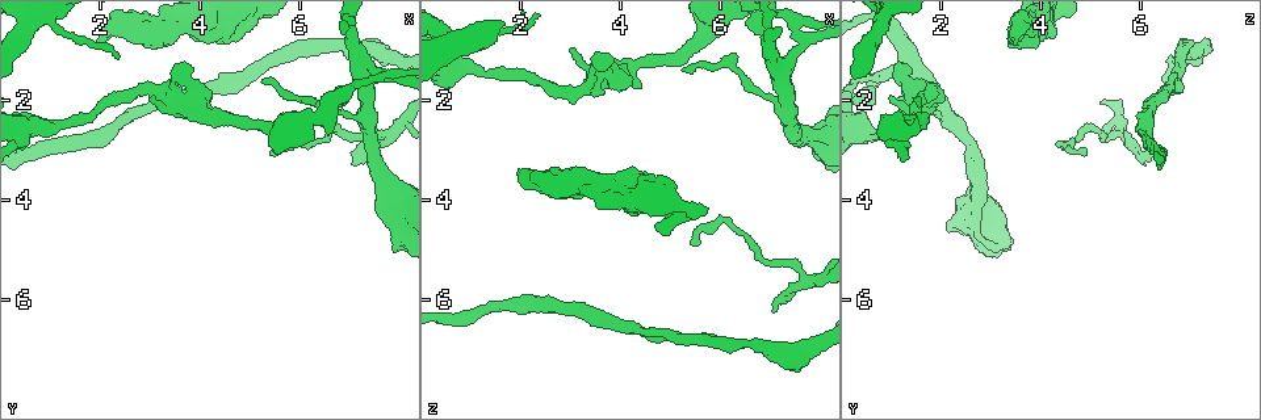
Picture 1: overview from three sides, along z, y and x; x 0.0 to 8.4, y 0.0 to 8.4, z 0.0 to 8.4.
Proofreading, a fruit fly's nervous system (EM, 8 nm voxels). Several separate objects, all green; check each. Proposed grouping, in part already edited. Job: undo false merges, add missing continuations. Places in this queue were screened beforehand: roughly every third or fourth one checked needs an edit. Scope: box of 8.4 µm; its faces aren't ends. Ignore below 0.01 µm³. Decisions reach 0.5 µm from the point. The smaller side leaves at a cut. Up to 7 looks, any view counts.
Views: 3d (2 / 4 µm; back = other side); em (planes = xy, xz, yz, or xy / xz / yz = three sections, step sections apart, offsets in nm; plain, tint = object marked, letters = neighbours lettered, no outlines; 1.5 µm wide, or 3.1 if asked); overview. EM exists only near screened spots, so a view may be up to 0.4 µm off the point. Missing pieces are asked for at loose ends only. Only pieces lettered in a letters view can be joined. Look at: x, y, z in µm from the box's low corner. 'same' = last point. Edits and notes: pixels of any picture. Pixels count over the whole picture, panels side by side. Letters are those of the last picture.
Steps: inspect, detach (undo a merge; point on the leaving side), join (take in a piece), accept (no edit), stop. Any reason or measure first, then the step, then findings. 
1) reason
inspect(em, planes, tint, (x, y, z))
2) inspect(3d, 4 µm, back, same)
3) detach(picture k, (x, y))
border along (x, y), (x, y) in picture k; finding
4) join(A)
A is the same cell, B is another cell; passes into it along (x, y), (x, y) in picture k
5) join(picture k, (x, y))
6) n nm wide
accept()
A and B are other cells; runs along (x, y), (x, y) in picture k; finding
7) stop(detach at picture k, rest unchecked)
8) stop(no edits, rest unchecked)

branch stops here
inspect(3d, 4 µm, (1.95, 0.85, 3.40))

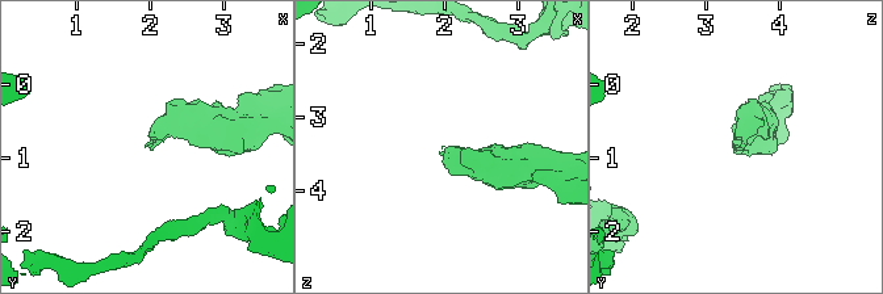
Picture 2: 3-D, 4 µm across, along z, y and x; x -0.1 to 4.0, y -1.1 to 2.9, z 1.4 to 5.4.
need the tissue
inspect(em, planes, letters, (2.00, 0.85, 3.40))

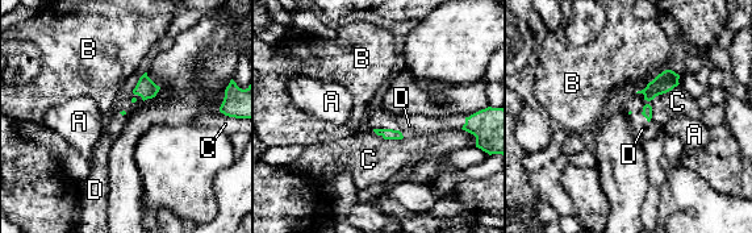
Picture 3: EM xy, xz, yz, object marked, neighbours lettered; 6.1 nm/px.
join(D)
D is the same cell, A, B and C are other cells; passes into it along (647, 109), (644, 105), (642, 129) in picture 3; the neuron continues

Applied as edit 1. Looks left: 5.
an open end
inspect(em, xz, step 4, letters, (5.30, 1.60, 1.45))

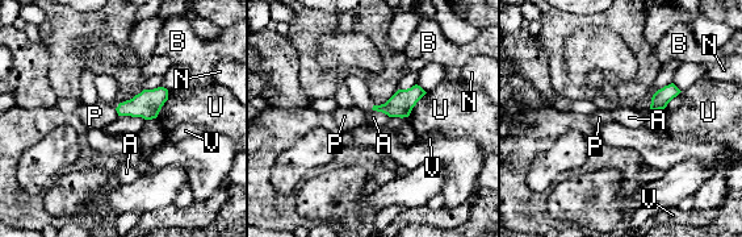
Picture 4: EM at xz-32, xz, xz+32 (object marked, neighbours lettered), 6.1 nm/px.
U touches over 200 nm
accept()
A, B, N, P, U and V are other cells; none of them fits

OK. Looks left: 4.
tapers out
inspect(3d, 4 µm, (7.10, 3.15, 6.25))

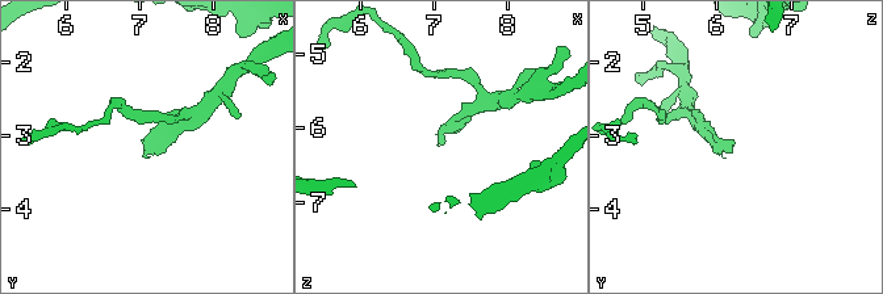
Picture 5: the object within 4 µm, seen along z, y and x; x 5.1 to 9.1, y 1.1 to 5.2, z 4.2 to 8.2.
need the tissue
inspect(em, planes, plain, (7.15, 3.15, 6.20))

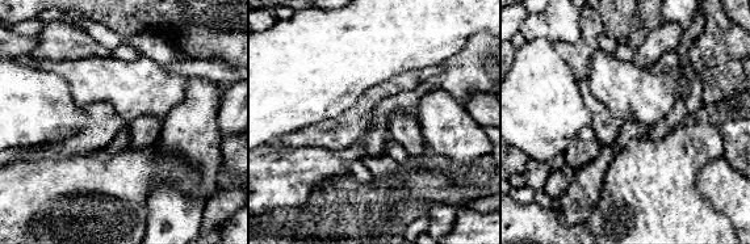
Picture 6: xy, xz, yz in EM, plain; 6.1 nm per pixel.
what lies round it
inspect(em, planes, letters, same)

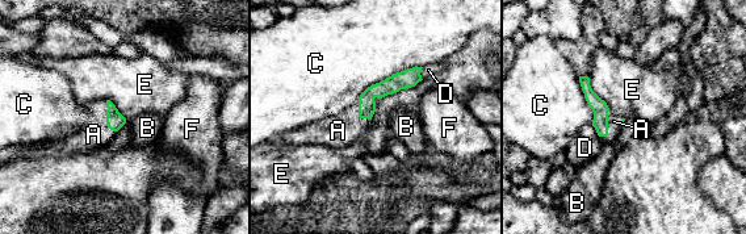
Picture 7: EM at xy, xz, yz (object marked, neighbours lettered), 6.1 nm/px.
C touches over 460 nm
join(A)
A is the same cell, B, C, D, E and F are other cells; passes into it along (114, 120), (107, 117), (93, 134) in picture 7; the neuron continues

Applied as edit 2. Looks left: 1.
stop(join at picture 3, join at picture 7, rest unchecked)

